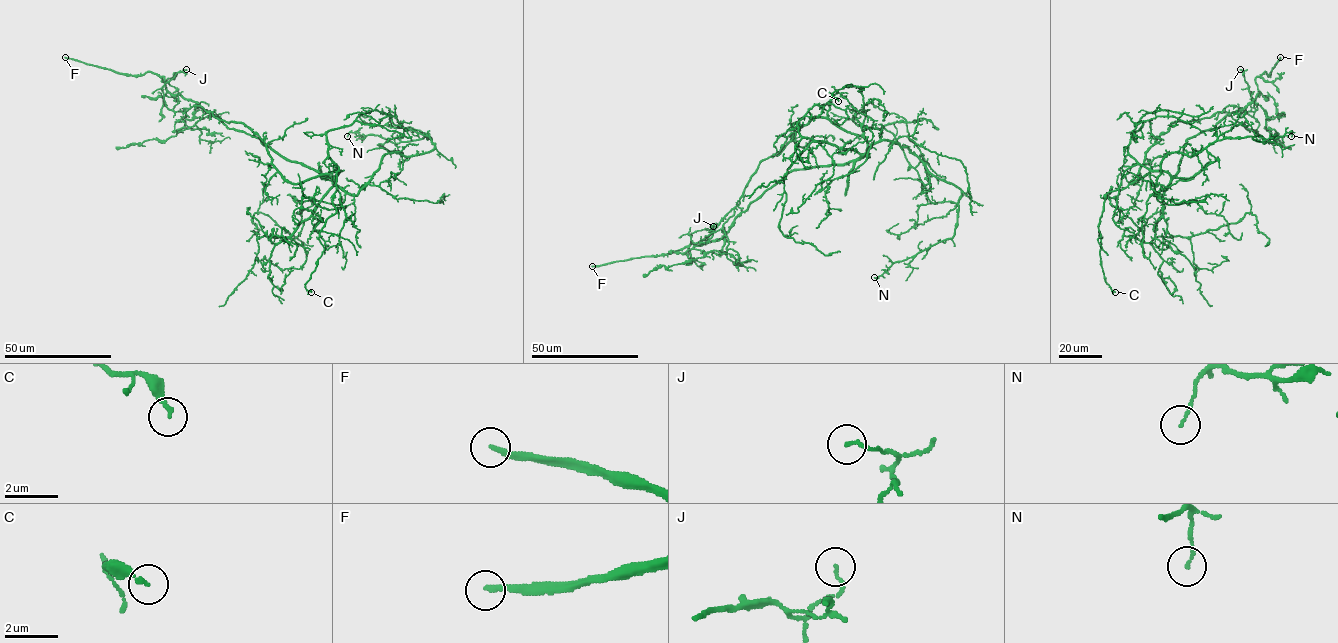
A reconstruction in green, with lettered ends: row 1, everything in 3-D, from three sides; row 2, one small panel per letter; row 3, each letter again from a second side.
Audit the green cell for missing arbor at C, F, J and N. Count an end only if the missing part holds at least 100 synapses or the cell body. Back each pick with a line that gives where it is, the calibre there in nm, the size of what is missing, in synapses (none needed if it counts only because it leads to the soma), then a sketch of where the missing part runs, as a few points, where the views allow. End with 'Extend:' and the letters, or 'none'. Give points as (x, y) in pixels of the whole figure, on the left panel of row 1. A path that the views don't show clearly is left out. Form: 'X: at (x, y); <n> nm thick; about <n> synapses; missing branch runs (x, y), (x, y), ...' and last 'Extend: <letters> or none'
F: at (65, 57); 180 nm thick; about 180 synapses
Extend: F

